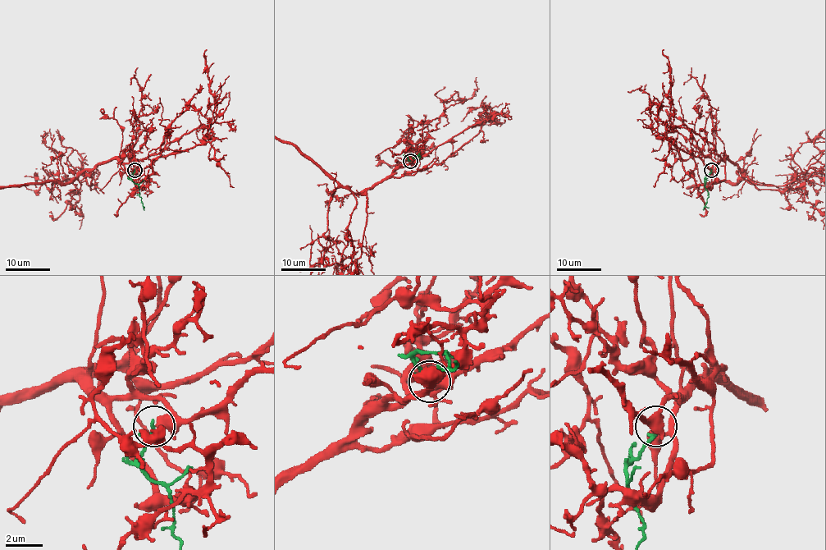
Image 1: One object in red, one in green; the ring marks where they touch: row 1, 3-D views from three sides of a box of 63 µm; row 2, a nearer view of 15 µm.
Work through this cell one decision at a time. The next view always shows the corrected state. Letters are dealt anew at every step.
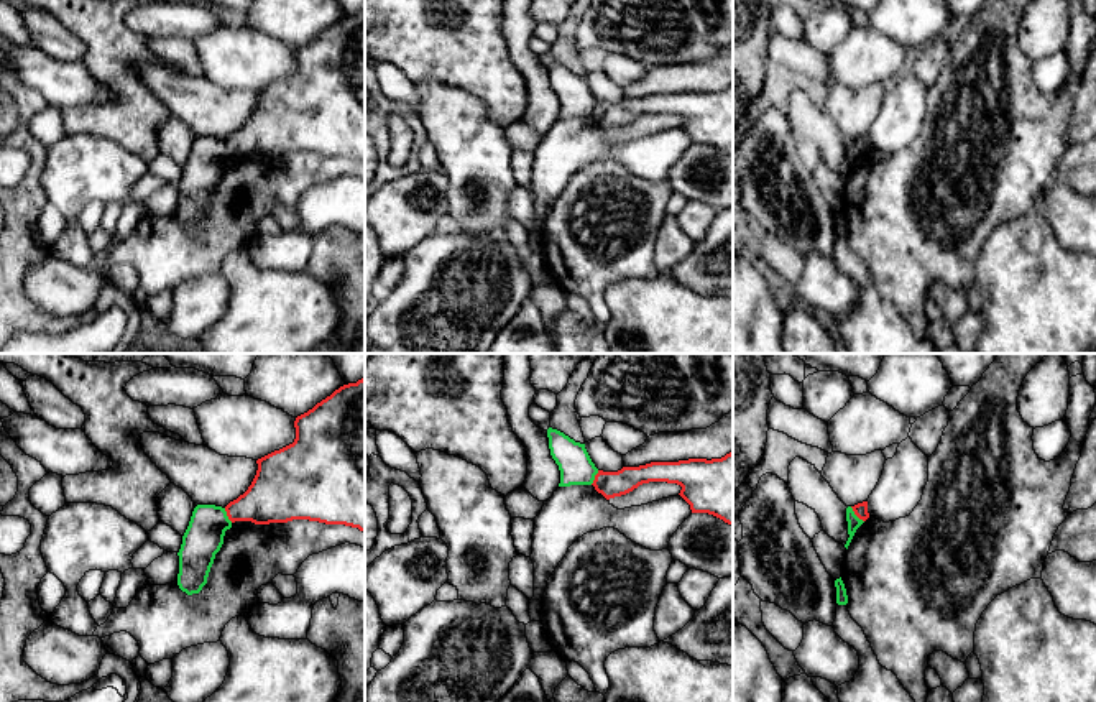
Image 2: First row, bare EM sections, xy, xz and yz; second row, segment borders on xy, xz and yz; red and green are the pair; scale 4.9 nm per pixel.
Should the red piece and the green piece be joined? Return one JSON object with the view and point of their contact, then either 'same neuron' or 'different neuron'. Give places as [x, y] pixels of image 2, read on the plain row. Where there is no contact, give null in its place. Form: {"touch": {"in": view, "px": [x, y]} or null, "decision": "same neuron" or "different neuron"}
{"touch": {"in": "yz", "px": [856, 147]}, "decision": "different neuron"}

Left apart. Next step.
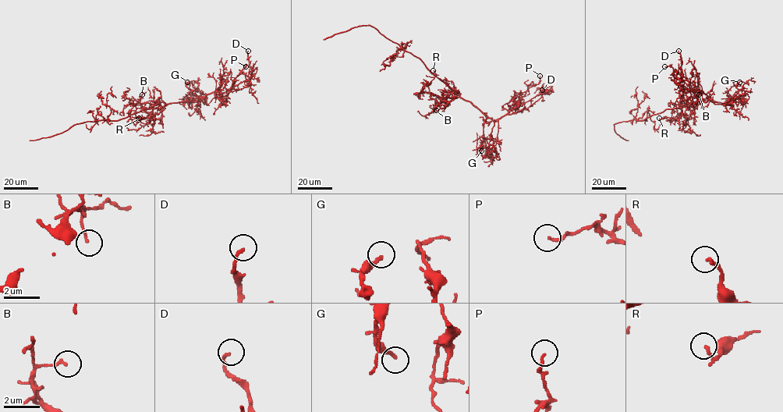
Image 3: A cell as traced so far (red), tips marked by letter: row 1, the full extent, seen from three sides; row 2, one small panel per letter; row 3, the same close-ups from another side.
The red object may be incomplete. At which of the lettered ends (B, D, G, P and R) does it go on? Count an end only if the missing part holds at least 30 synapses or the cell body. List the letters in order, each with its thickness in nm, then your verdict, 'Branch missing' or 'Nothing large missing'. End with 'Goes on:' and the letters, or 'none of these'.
B: Thickness 140 nm. Nothing large missing
D: Thickness 150 nm. Nothing large missing
G: Thickness 240 nm. Nothing large missing
P: Thickness 150 nm. Nothing large missing
R: Thickness 150 nm. Nothing large missing
Goes on: none of these

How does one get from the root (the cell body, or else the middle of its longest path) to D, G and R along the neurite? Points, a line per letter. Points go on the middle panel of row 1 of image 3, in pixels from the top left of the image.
D: (448, 86), (494, 120), (531, 106), (544, 91), (546, 93), (542, 90)
G: (448, 86), (494, 122), (492, 137), (488, 143), (486, 140), (480, 143), (481, 150)
R: (448, 86), (459, 96), (439, 98), (429, 91), (425, 84), (428, 84), (434, 78), (433, 70)

